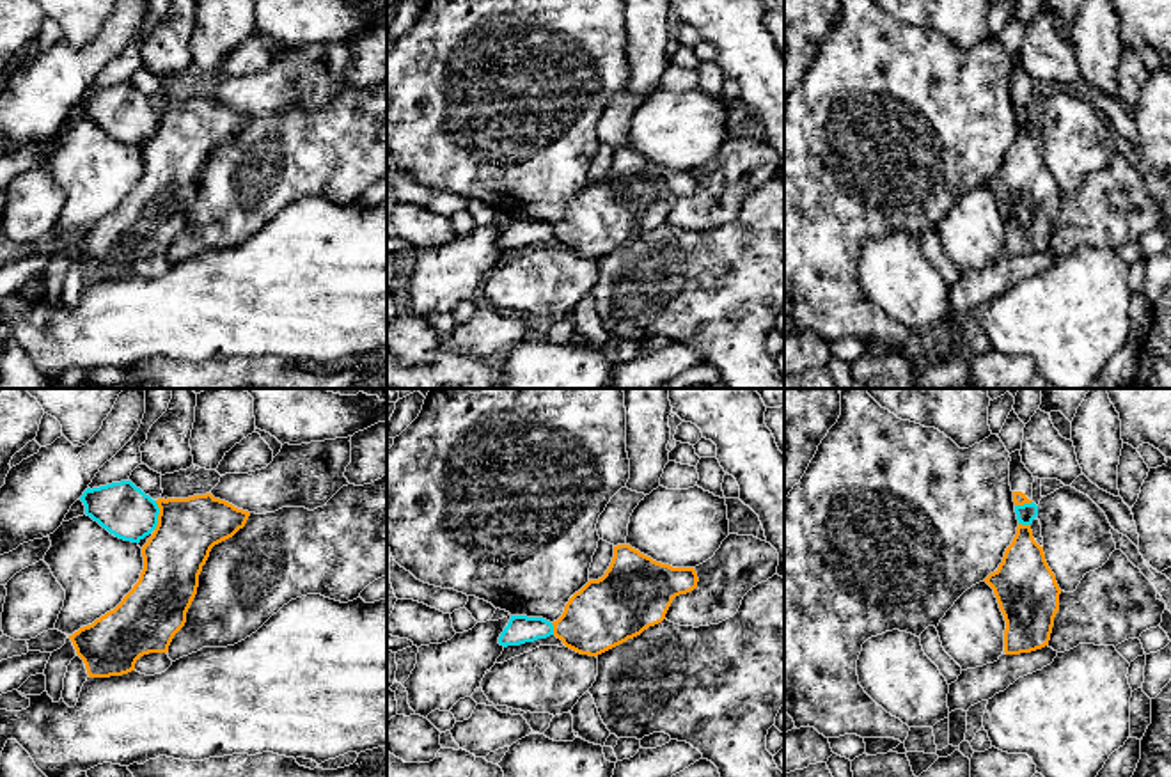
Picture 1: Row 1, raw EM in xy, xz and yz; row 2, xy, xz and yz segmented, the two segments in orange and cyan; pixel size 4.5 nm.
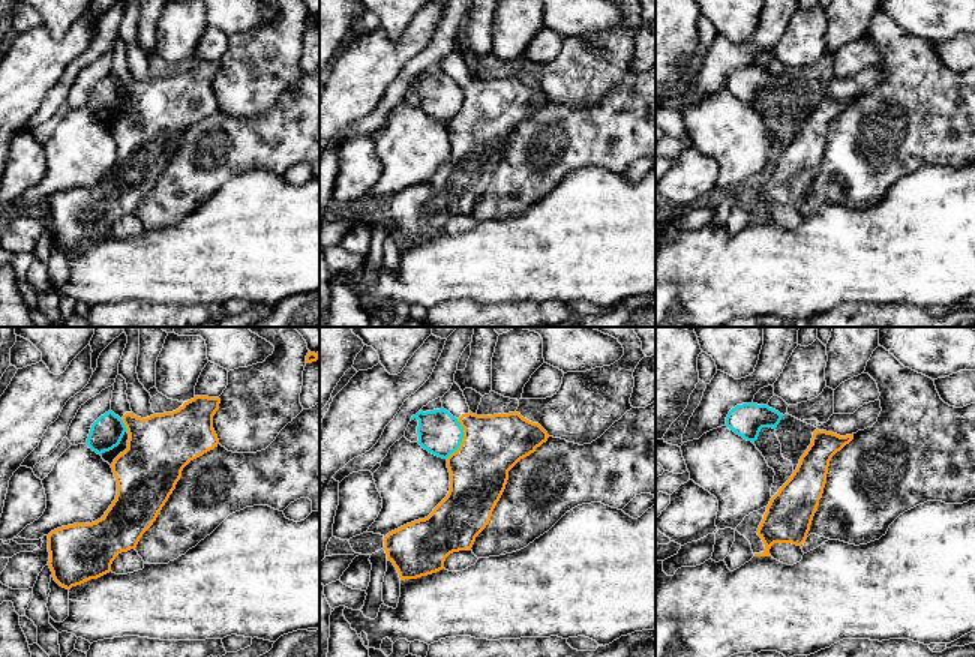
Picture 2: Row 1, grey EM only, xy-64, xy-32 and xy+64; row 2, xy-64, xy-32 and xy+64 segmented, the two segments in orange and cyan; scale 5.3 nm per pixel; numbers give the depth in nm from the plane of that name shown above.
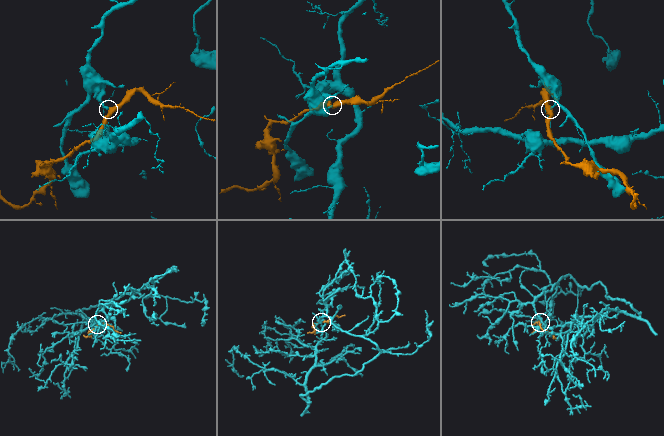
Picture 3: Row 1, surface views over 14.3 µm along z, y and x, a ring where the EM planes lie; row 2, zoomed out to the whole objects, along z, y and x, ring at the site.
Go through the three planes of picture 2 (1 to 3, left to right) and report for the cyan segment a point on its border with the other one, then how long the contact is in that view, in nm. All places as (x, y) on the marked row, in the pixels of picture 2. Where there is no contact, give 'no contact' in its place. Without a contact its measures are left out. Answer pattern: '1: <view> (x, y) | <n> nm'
1: xy-64 (125, 425) | 70 nm
2: xy-32 (462, 440) | 220 nm
3: no contact

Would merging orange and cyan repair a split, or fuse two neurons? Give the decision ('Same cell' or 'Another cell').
Another cell

